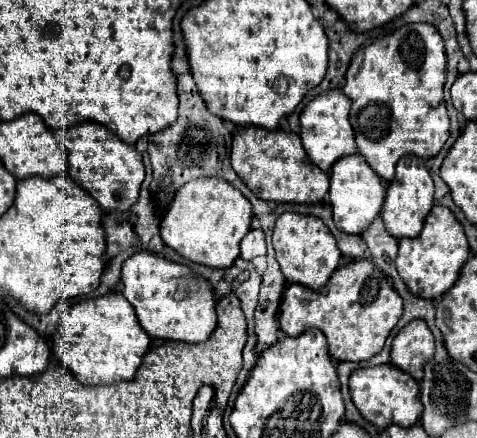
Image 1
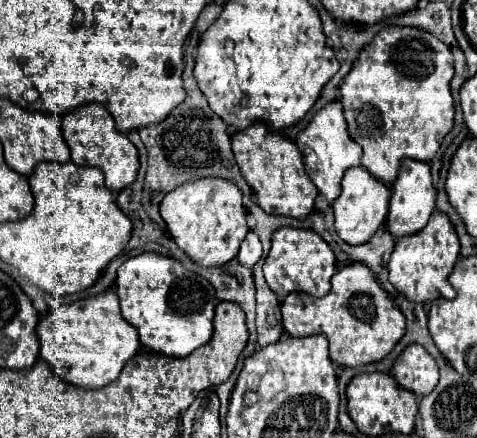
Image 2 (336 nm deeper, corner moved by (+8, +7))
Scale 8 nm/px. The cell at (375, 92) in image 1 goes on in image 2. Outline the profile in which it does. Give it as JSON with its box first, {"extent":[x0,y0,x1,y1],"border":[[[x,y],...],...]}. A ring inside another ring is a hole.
{"extent":[340,27,454,183],"border":[[[386,27],[370,45],[366,45],[352,65],[352,71],[344,77],[340,87],[340,103],[348,121],[350,137],[362,147],[362,167],[376,179],[392,183],[398,175],[400,161],[404,157],[430,161],[440,149],[442,139],[454,127],[454,103],[450,95],[450,79],[454,75],[454,61],[450,49],[432,33],[416,27]]]}

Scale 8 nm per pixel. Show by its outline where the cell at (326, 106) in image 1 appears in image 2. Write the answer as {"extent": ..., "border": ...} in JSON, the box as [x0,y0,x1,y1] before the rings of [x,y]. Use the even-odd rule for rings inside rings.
{"extent":[296,101,362,203],"border":[[[330,101],[326,107],[322,107],[308,123],[308,127],[296,135],[296,145],[304,153],[304,157],[314,155],[314,165],[308,165],[306,173],[318,187],[318,191],[332,203],[340,195],[340,179],[344,171],[348,167],[360,165],[360,155],[362,155],[360,145],[356,145],[348,135],[340,101]]]}

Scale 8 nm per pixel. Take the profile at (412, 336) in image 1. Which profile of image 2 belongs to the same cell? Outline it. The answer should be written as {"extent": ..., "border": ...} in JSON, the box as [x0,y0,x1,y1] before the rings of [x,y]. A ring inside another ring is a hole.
{"extent":[392,345,438,395],"border":[[[408,345],[394,361],[392,377],[408,391],[426,395],[438,383],[438,365],[422,345]]]}

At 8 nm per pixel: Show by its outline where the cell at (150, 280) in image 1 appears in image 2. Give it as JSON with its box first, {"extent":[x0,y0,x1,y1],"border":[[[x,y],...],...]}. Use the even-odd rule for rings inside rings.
{"extent":[116,253,214,357],"border":[[[140,253],[118,267],[116,293],[124,319],[136,327],[140,343],[168,357],[188,357],[212,337],[214,291],[210,283],[184,269],[174,257]],[[174,283],[174,285],[172,285]]]}

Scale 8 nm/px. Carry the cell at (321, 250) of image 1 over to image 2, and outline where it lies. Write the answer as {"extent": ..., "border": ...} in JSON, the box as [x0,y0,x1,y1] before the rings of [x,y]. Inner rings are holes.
{"extent":[264,227,336,297],"border":[[[280,227],[272,235],[272,247],[264,261],[264,277],[268,287],[284,297],[292,291],[304,291],[312,297],[324,297],[330,291],[330,277],[336,273],[336,257],[330,245],[312,229]]]}

